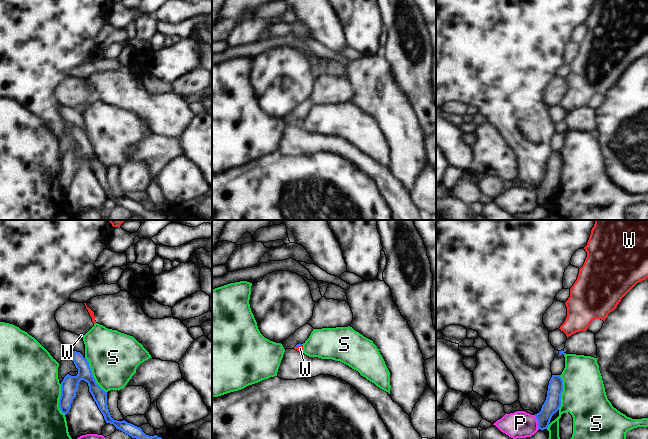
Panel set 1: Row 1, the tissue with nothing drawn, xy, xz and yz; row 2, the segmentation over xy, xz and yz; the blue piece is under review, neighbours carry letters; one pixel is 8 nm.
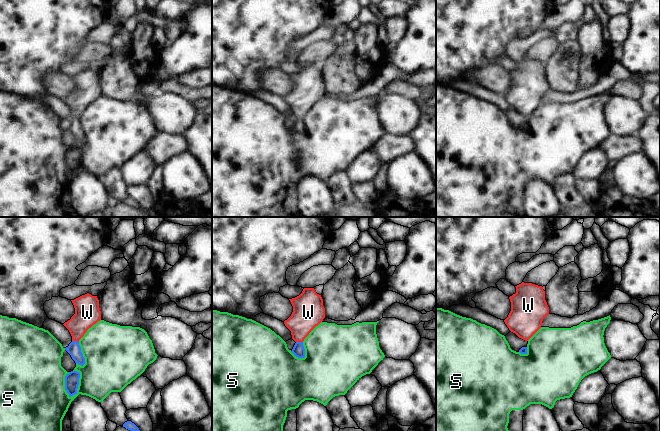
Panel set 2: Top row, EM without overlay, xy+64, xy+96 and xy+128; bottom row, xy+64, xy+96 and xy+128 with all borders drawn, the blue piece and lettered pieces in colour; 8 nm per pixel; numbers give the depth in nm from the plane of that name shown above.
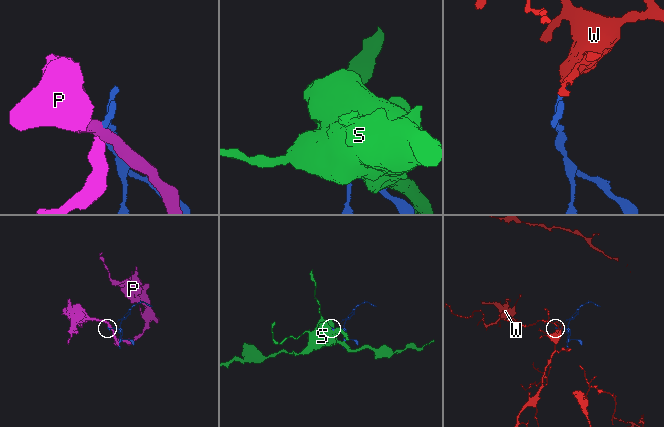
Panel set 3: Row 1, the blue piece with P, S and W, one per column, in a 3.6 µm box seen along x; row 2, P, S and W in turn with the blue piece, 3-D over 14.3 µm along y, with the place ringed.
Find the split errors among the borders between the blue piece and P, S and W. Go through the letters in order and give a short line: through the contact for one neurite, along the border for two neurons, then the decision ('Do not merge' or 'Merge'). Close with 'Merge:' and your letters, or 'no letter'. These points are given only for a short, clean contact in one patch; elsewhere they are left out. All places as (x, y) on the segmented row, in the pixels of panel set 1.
P: Do not merge
S: Do not merge
W: Line: xz (299, 344), (298, 345), (300, 348). Merge
Merge: W

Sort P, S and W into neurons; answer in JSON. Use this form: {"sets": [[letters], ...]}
{"sets": [["P"], ["S"], ["W"]]}

